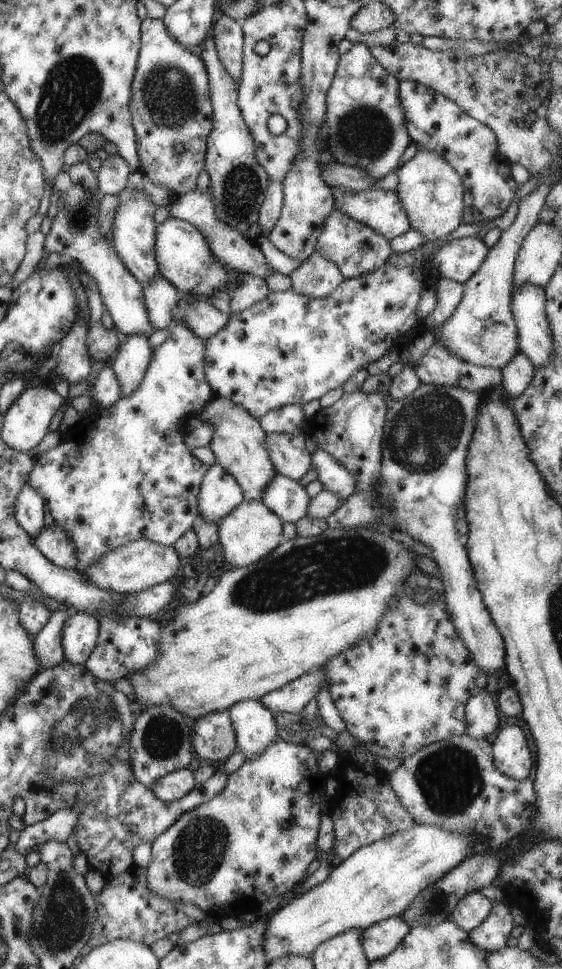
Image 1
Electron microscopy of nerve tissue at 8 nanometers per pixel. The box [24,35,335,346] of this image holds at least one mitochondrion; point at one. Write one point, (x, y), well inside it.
(70, 91)

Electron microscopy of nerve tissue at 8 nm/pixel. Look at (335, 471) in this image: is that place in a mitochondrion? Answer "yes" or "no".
no

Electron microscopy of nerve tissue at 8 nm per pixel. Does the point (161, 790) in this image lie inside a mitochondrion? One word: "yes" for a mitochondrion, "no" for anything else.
no

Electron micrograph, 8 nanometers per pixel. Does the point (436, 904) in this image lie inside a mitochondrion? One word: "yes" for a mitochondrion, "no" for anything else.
yes

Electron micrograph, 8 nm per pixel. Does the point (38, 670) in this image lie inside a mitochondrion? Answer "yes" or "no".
no

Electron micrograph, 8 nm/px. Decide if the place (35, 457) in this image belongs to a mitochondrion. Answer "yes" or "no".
no

